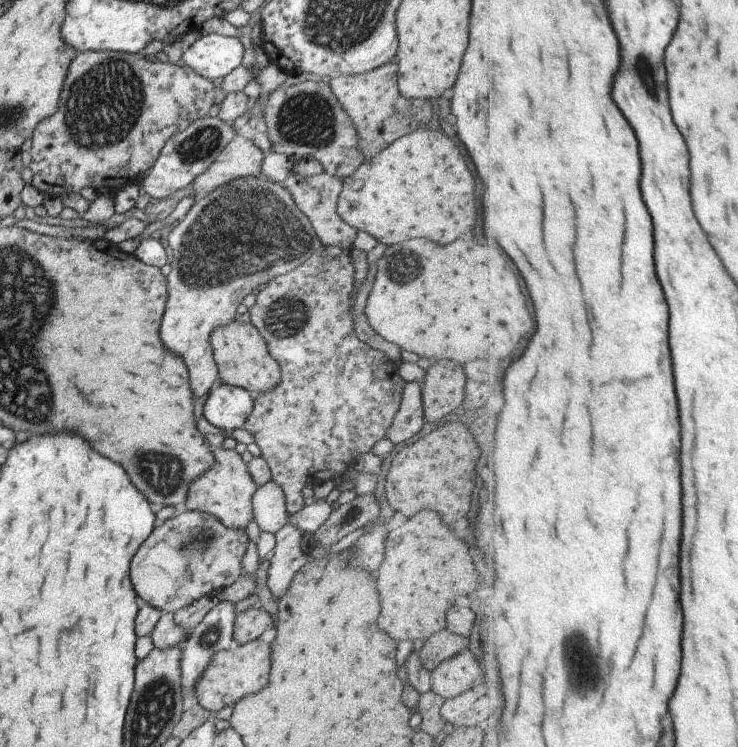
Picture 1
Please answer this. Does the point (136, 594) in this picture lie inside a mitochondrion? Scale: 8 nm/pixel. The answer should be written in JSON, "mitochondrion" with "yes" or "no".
{"mitochondrion":"no"}

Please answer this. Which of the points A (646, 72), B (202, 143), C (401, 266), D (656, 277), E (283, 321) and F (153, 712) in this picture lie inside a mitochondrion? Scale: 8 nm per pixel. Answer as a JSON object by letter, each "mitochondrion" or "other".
{"A":"mitochondrion","B":"mitochondrion","C":"mitochondrion","D":"other","E":"mitochondrion","F":"mitochondrion"}

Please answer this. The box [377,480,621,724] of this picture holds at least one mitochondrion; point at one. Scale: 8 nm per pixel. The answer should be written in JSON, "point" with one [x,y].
{"point":[583,670]}

